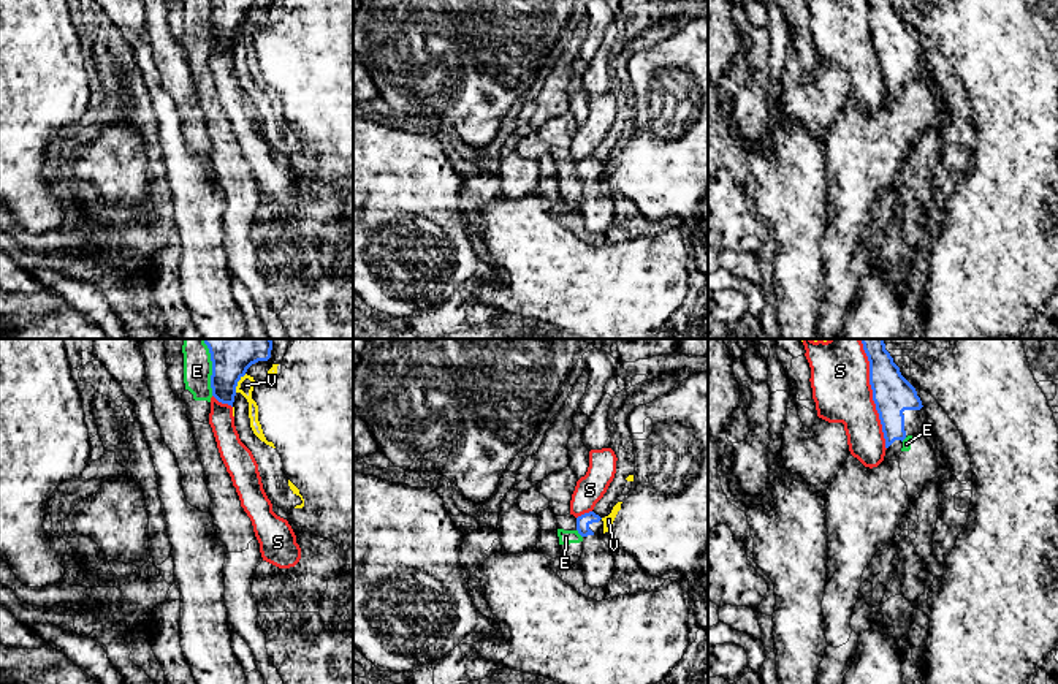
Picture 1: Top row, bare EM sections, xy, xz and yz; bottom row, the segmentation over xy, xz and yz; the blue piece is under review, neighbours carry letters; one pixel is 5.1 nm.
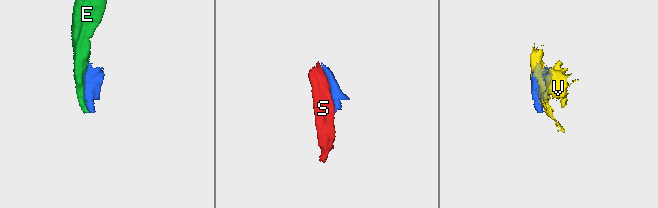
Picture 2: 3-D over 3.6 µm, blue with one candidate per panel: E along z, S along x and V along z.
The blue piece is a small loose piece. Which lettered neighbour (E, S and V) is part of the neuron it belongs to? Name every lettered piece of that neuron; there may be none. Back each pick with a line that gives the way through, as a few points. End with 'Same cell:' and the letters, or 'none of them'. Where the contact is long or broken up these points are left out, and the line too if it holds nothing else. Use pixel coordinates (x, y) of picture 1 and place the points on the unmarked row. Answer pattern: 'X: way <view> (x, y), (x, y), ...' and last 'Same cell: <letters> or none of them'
Same cell: none of them

